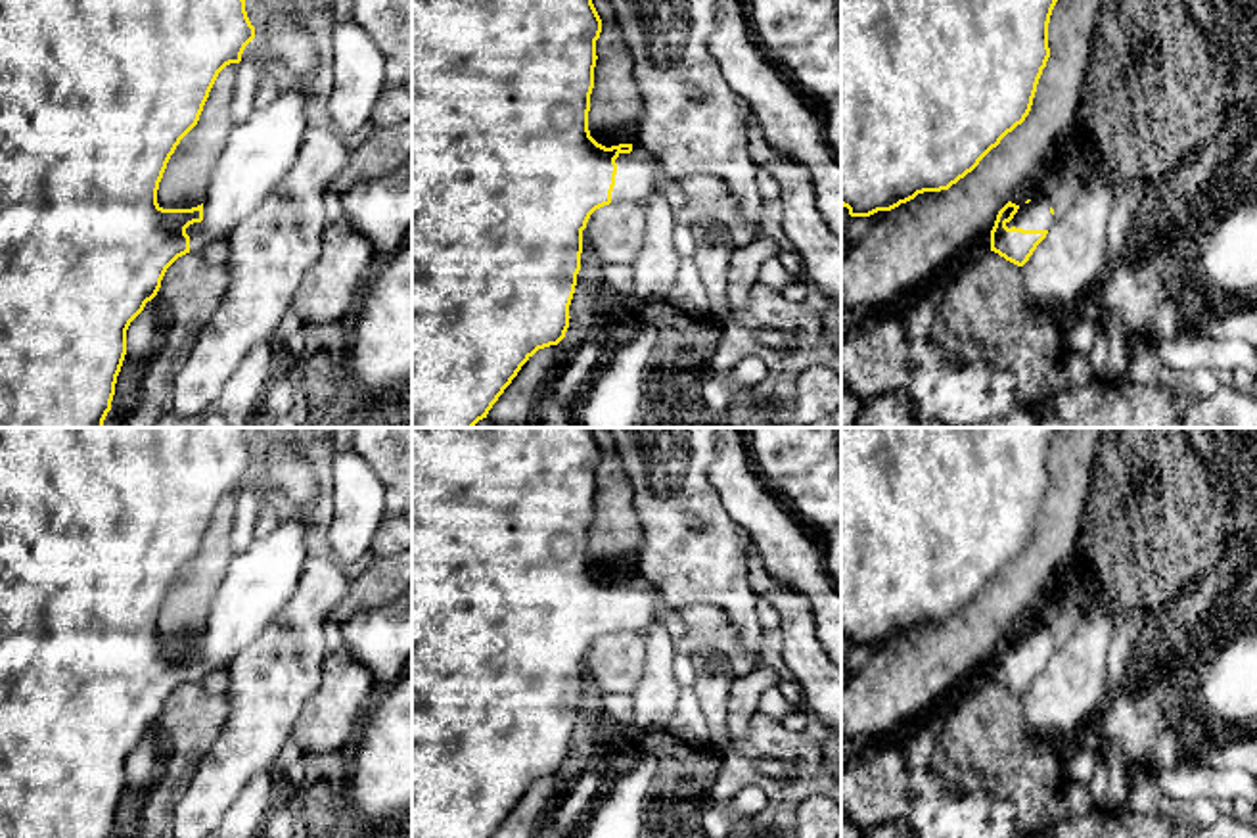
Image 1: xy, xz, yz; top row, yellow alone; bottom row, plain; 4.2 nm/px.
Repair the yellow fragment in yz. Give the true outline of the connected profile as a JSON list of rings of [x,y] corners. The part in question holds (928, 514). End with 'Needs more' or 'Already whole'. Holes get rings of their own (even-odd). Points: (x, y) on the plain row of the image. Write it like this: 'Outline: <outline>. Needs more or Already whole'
Outline: [[[841,428],[841,635],[851,646],[891,640],[924,621],[948,619],[1025,550],[1050,487],[1048,453],[1058,428]]]. Already whole

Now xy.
Outline: [[[0,428],[0,838],[111,838],[117,805],[126,784],[126,759],[159,717],[167,698],[186,683],[226,669],[287,604],[309,560],[307,535],[310,516],[278,524],[257,537],[240,556],[218,587],[205,631],[192,639],[163,639],[157,619],[171,585],[197,554],[218,502],[240,493],[255,468],[243,428]]]. Needs more

